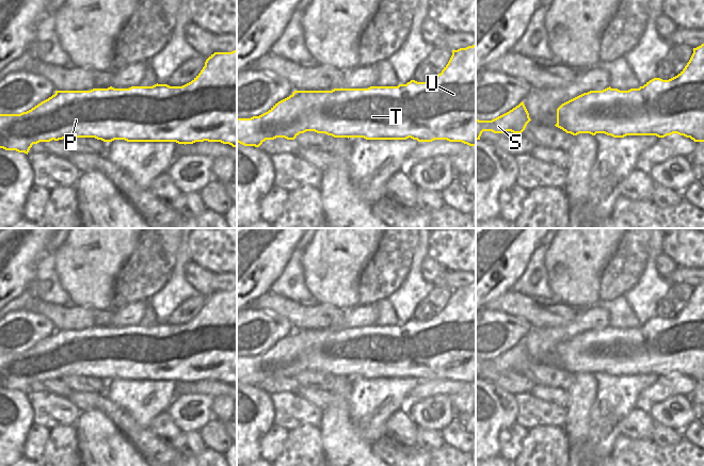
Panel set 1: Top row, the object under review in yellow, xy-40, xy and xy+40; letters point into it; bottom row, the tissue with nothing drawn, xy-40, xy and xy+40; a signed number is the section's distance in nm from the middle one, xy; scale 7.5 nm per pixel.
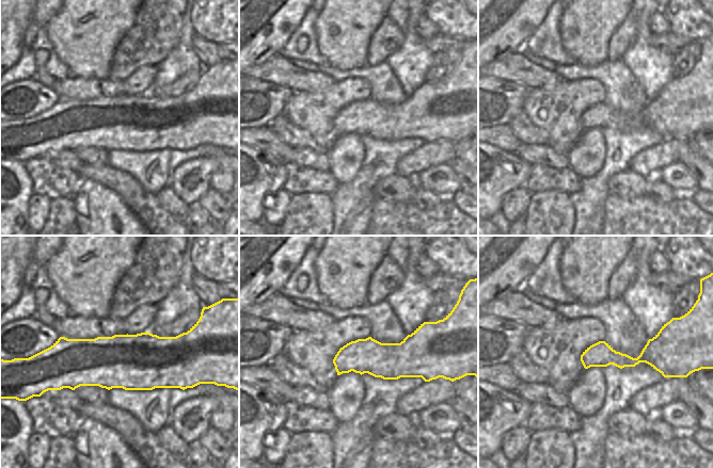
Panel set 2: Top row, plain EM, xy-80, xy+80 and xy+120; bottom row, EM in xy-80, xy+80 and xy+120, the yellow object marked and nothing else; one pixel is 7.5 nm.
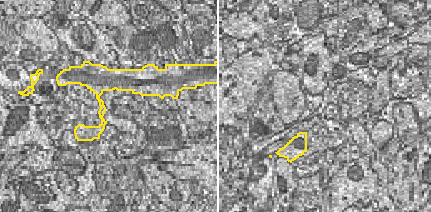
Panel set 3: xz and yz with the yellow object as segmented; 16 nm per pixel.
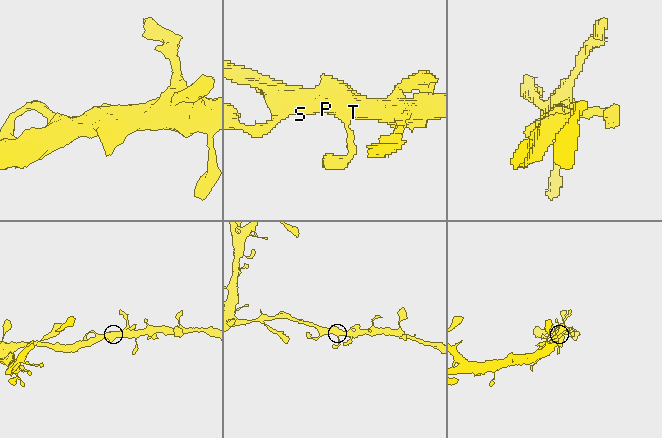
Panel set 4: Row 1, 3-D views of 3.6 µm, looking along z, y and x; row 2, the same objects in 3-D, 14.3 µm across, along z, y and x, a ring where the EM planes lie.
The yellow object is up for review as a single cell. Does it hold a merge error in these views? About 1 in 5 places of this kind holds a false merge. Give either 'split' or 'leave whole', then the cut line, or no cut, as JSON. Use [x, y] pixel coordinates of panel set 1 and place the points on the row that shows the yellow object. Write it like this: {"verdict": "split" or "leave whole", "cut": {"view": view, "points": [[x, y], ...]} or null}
{"verdict": "leave whole", "cut": null}

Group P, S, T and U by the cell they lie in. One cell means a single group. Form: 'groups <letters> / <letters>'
groups P S T U

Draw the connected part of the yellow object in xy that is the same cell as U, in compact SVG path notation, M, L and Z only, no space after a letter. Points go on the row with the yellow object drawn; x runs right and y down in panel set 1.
M476 44L452 50L448 64L428 82L411 80L398 86L368 89L334 89L332 91L294 91L275 103L268 112L251 118L237 117L237 142L259 147L266 140L294 140L300 133L315 131L334 138L364 138L366 140L406 140L432 142L447 140L476 147Z

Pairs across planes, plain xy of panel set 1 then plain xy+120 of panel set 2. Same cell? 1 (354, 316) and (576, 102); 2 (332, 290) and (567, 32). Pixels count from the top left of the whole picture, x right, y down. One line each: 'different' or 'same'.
1: same
2: same

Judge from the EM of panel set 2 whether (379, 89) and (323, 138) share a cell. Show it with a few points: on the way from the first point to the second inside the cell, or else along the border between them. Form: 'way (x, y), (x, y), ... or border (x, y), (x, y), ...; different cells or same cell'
border (354, 77), (361, 77), (368, 82), (371, 97); different cells

